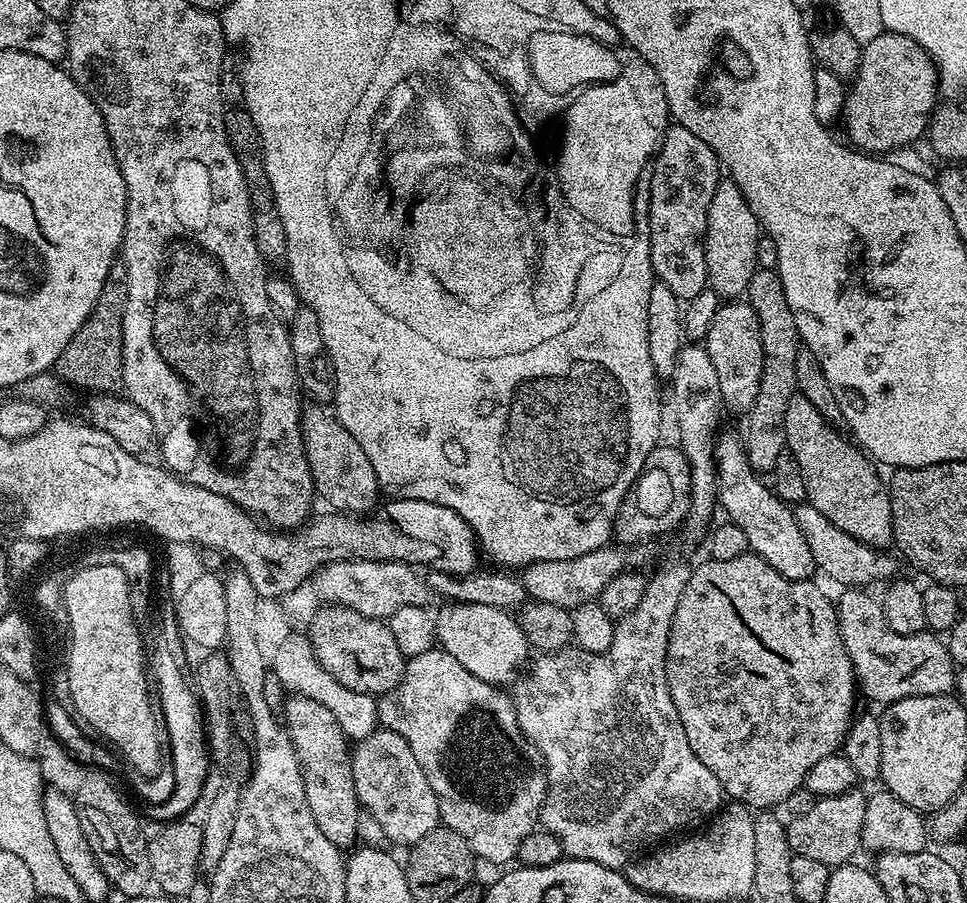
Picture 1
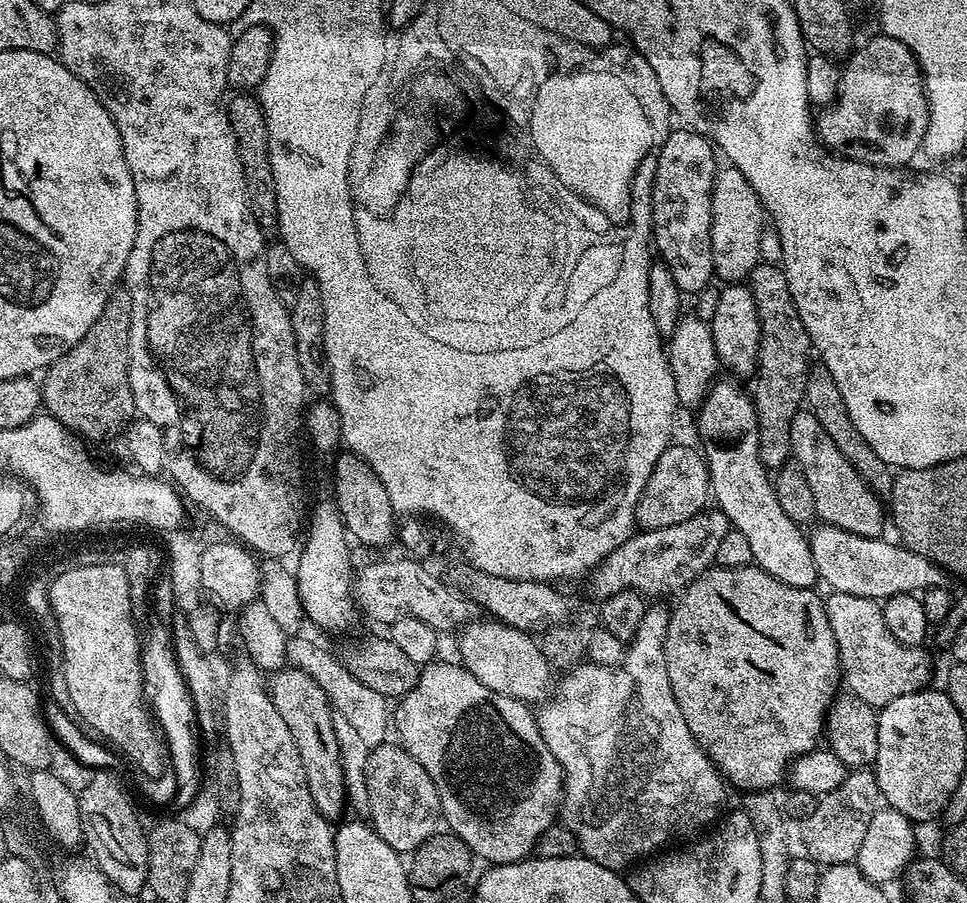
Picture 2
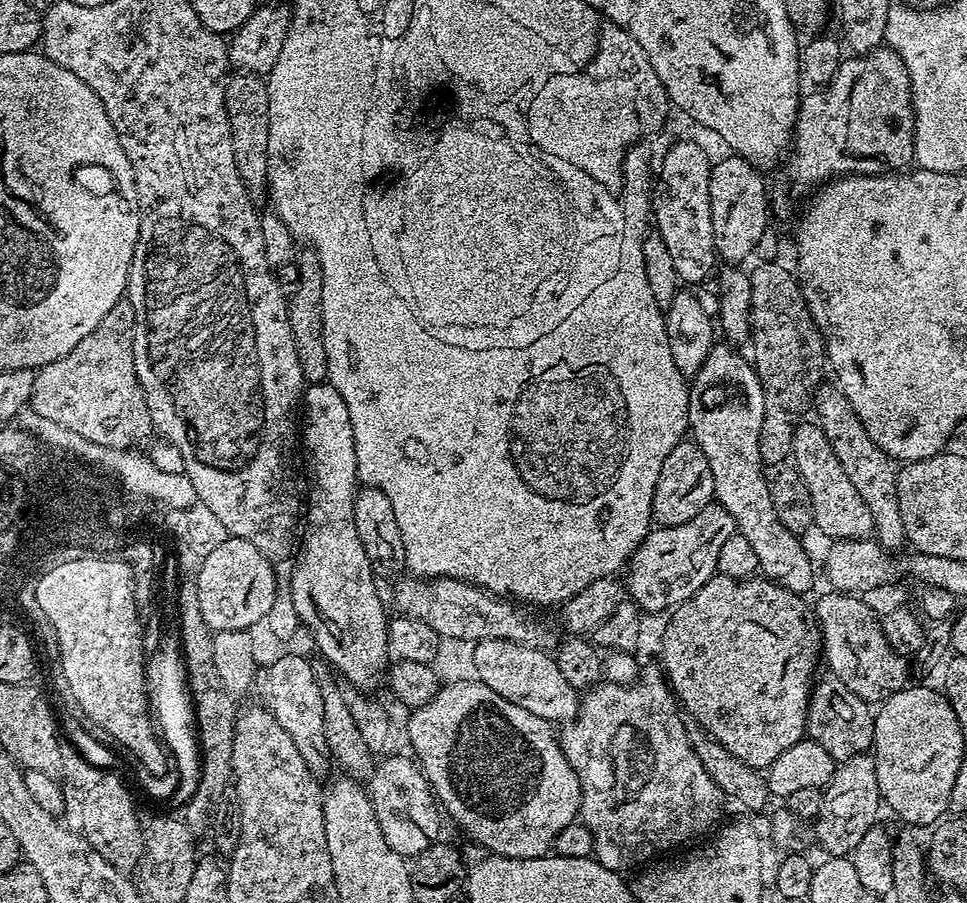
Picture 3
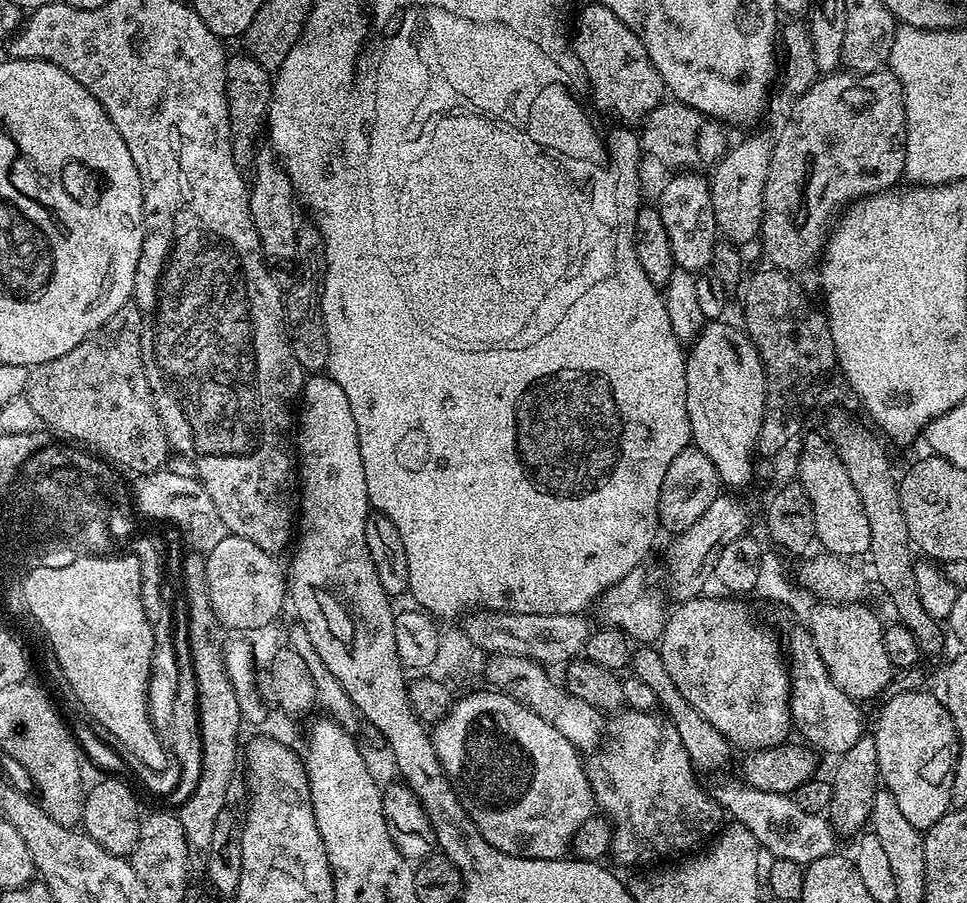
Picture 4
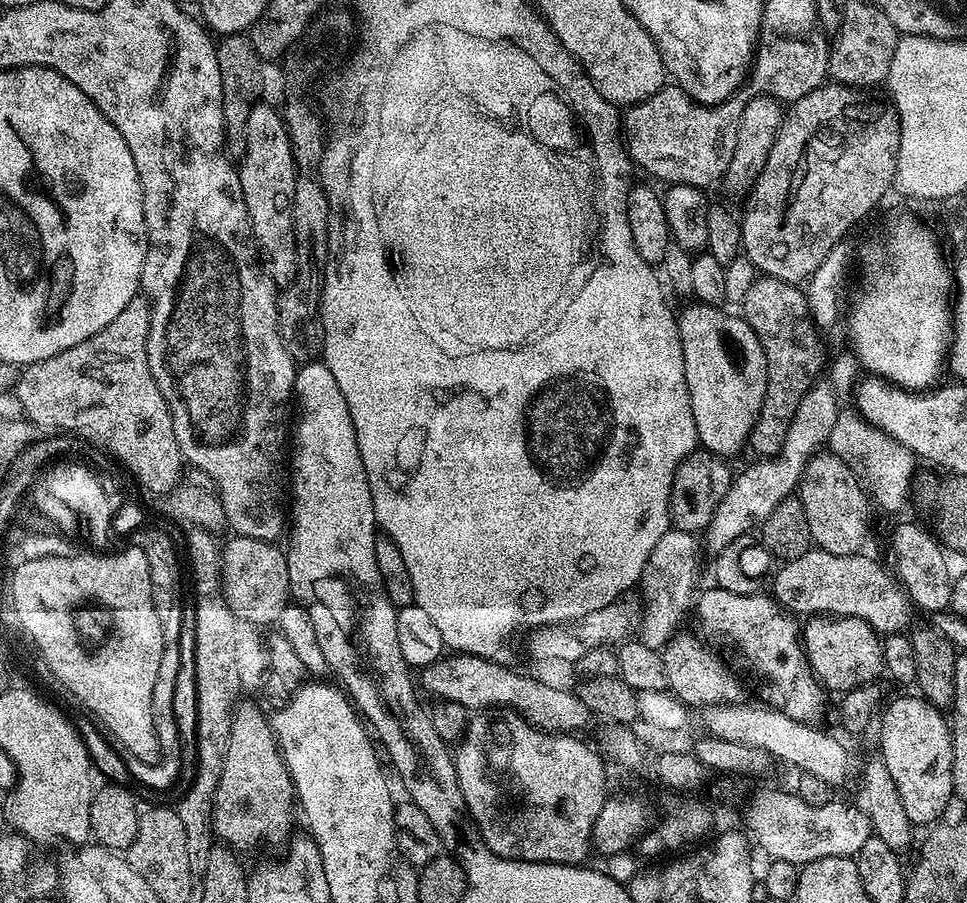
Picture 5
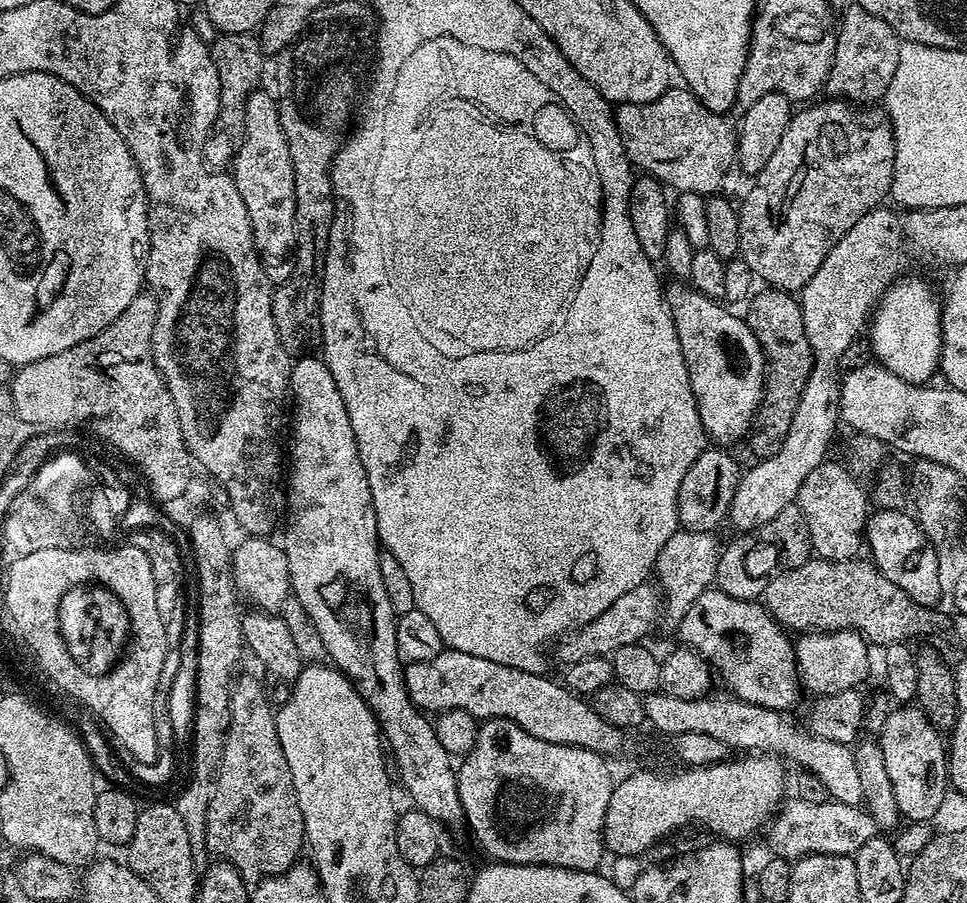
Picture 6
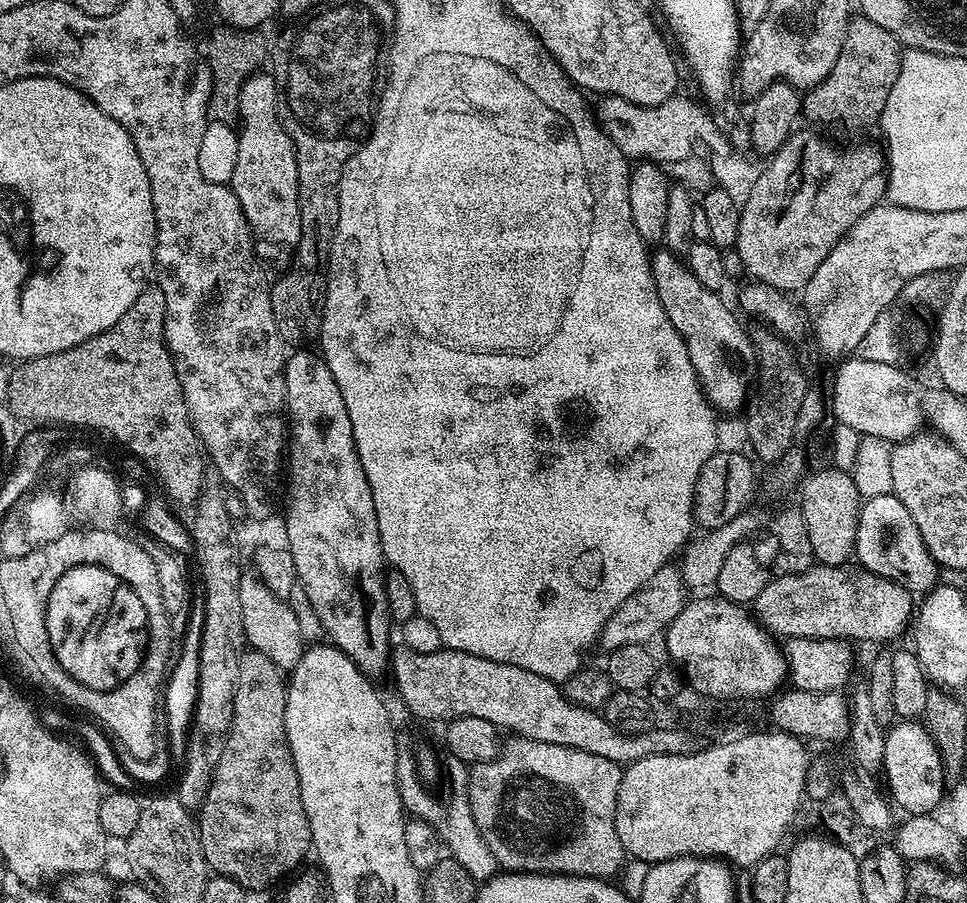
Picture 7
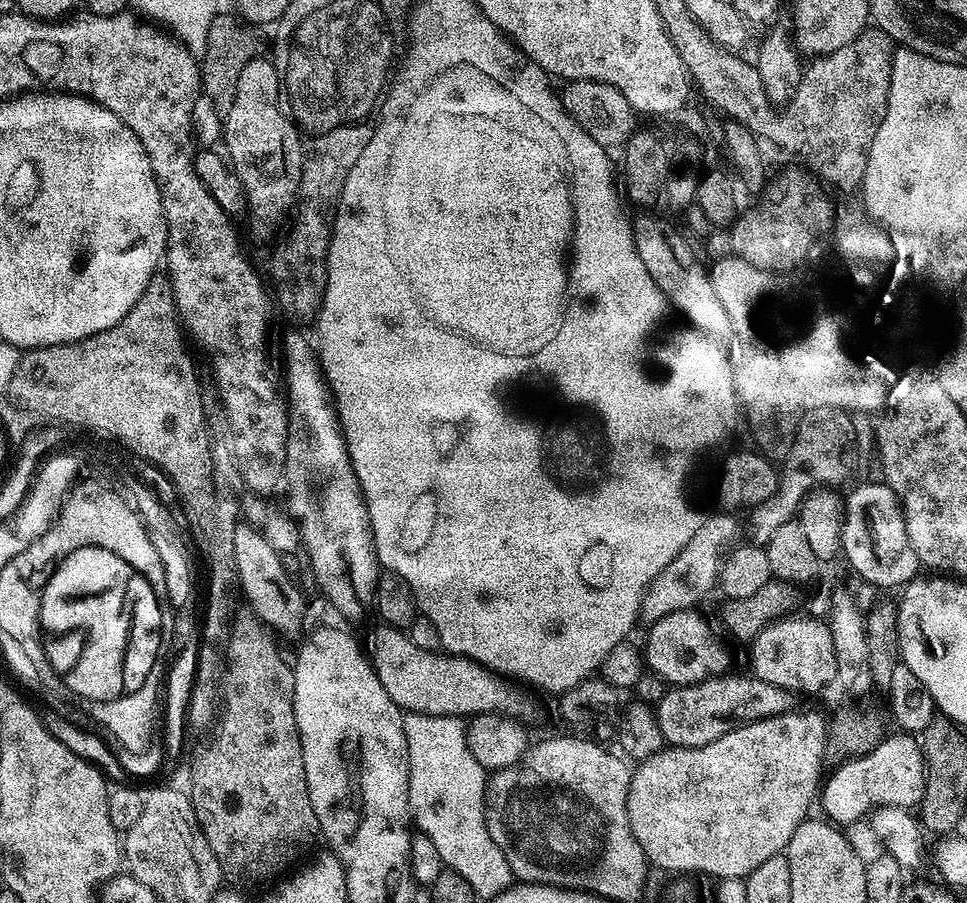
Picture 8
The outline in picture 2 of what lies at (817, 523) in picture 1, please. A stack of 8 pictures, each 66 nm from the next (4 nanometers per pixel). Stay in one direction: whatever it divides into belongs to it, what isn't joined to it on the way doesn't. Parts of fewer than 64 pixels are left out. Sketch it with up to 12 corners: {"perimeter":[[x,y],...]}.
{"perimeter":[[819,523],[808,541],[831,591],[877,602],[948,588],[899,542]]}

